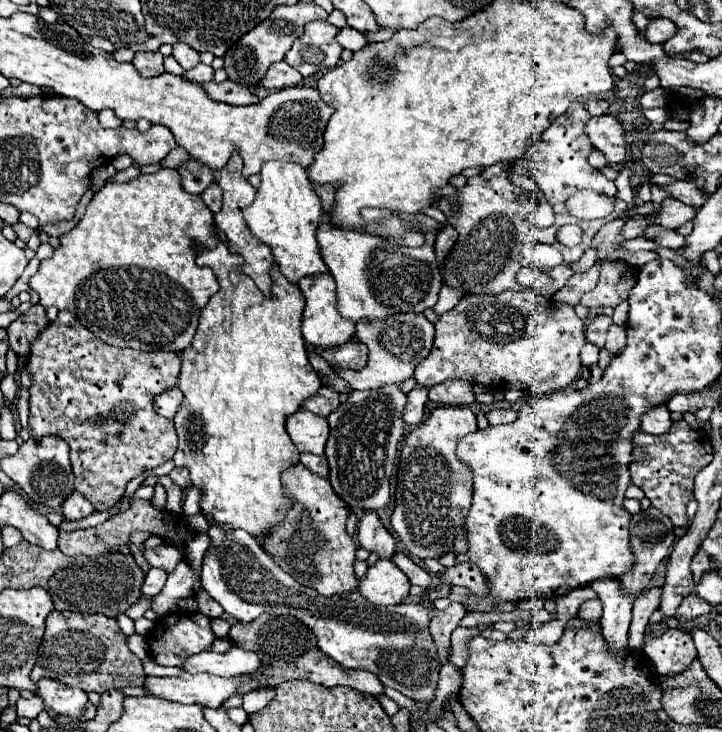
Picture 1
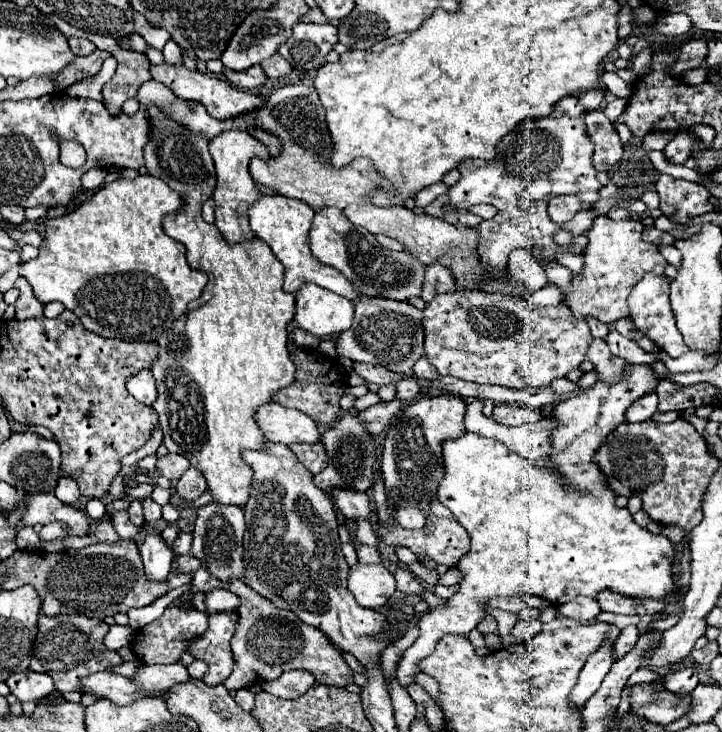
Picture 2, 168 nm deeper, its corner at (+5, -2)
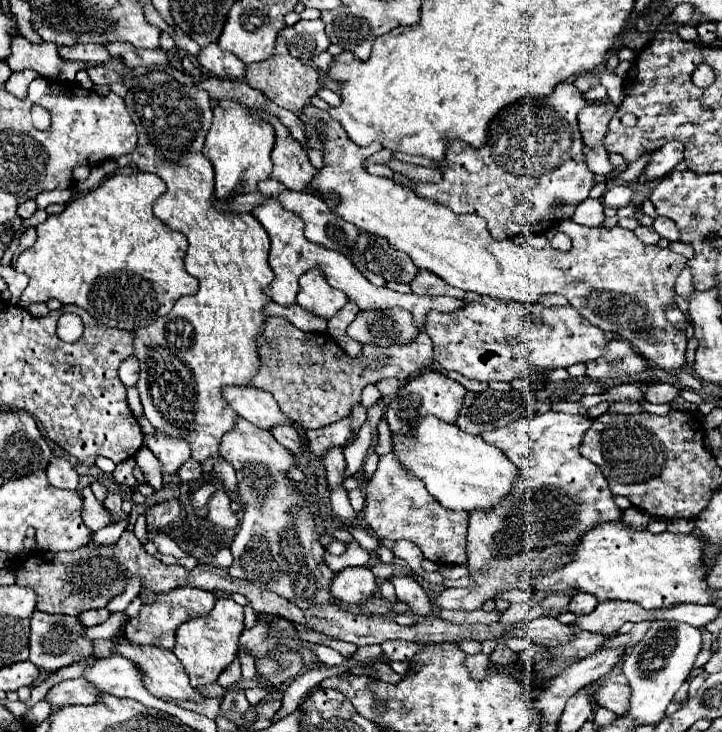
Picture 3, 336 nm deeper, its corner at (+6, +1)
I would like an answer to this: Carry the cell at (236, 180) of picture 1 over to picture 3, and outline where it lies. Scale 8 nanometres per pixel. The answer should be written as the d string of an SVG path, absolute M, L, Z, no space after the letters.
M217 100L219 104L213 108L213 124L211 130L205 138L205 146L203 146L203 154L211 160L213 168L215 168L215 194L217 198L227 198L237 186L243 184L243 192L253 192L257 190L257 182L259 180L267 180L273 168L271 162L271 150L275 146L275 128L271 128L269 122L261 120L257 114L251 114L249 108L245 104L241 104L239 100Z

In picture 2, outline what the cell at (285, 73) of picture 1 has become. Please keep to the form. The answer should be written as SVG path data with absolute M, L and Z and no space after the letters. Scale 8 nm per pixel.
M260 65L252 67L250 71L244 71L244 73L224 69L224 75L226 75L228 81L232 81L234 87L240 87L240 89L256 89L258 85L264 85L266 79L268 79L268 77L264 77Z

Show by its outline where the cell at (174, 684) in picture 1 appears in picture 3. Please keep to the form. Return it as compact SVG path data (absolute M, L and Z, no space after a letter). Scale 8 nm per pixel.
M73 678L73 680L63 680L55 684L45 700L51 706L71 706L71 704L93 704L97 700L99 690L95 690L93 684L87 684L83 678Z

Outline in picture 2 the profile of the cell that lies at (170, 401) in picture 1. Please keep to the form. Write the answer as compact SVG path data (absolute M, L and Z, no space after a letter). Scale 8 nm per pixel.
M140 371L140 375L134 375L128 381L128 391L130 391L130 395L134 395L144 405L152 405L158 399L156 379L152 377L150 371Z

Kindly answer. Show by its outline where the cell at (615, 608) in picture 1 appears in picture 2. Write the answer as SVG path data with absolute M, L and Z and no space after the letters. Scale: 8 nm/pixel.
M610 625L602 645L588 657L586 665L580 671L580 679L576 683L576 687L570 693L570 703L578 709L584 707L584 703L598 691L604 675L610 671L612 663L616 661L614 655L614 643L620 635L620 629L616 625Z

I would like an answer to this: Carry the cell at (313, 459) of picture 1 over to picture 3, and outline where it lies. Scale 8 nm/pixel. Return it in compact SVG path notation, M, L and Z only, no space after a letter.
M277 424L277 426L271 428L271 434L287 450L291 450L291 452L303 452L303 442L299 438L299 432L293 426L289 426L289 424Z

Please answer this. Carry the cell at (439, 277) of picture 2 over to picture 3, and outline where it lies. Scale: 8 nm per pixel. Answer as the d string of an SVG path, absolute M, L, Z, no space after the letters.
M421 270L419 278L415 278L411 282L411 292L413 294L449 294L449 296L455 296L455 298L463 298L463 290L457 290L457 288L451 288L447 282L441 282L439 276L427 272L427 270Z

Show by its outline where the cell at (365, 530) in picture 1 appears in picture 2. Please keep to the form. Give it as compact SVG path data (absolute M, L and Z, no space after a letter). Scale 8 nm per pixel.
M336 491L332 499L334 499L334 505L342 511L342 515L350 521L370 519L372 515L368 495L360 495L358 491Z

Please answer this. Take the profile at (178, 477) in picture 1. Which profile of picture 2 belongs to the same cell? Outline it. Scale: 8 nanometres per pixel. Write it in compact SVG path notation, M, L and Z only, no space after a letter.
M168 453L166 457L162 457L162 459L156 461L156 471L158 471L162 477L170 479L170 481L178 481L178 479L186 473L188 467L190 467L190 463L188 463L186 457L182 457L182 455L172 455L172 453Z

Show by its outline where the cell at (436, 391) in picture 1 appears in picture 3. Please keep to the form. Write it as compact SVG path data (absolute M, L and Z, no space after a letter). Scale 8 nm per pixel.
M267 318L257 340L257 354L259 354L261 366L251 378L251 384L271 392L281 412L303 428L323 428L337 420L347 418L353 406L361 402L361 390L367 384L377 384L383 378L397 378L399 382L405 382L415 372L421 372L433 366L433 346L431 346L431 338L425 332L419 332L407 344L389 344L387 348L377 346L377 344L363 344L361 356L353 358L335 340L331 340L329 334L303 332L285 318Z

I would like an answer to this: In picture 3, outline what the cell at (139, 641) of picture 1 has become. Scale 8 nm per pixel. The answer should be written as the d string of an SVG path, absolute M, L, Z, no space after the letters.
M111 614L107 622L99 624L99 626L91 626L91 628L85 628L83 630L83 636L87 636L89 640L95 640L95 638L107 638L107 640L113 640L119 632L123 632L123 624L127 622L127 616L123 614Z

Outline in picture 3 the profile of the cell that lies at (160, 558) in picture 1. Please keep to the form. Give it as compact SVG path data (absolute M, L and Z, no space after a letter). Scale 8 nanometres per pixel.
M109 492L103 500L103 506L111 512L111 514L121 514L121 502L123 498L117 494L117 492Z

